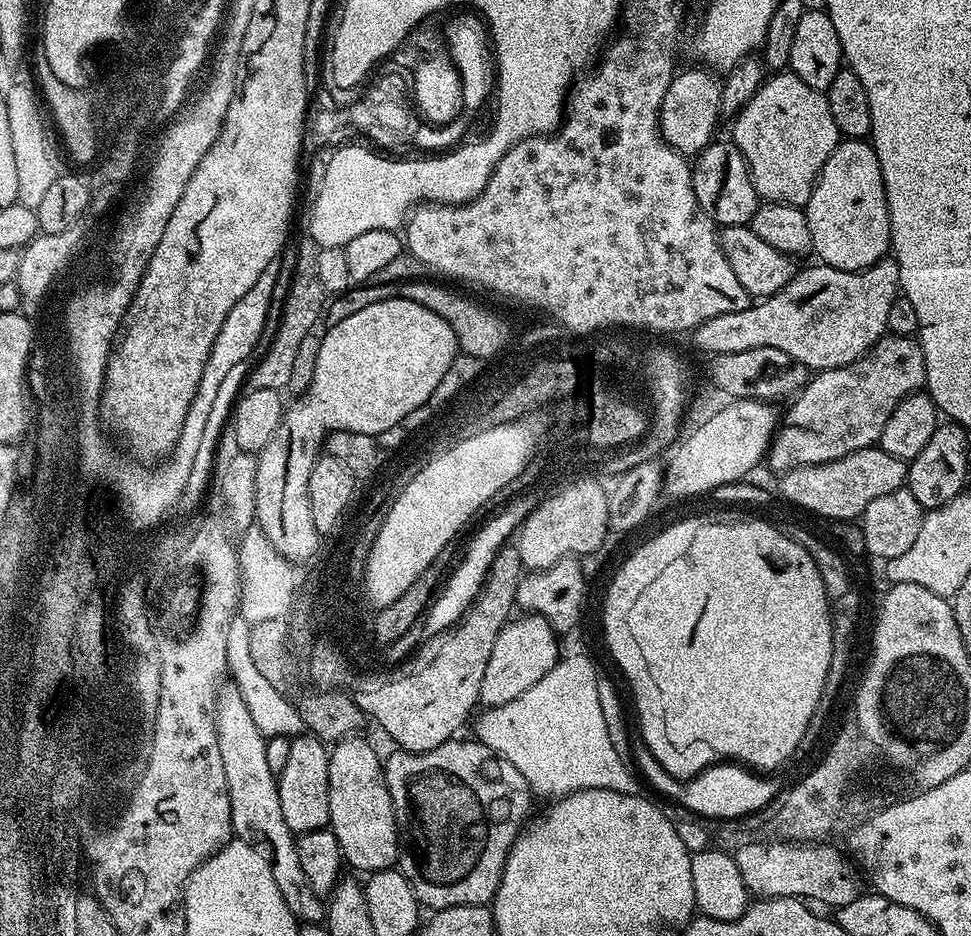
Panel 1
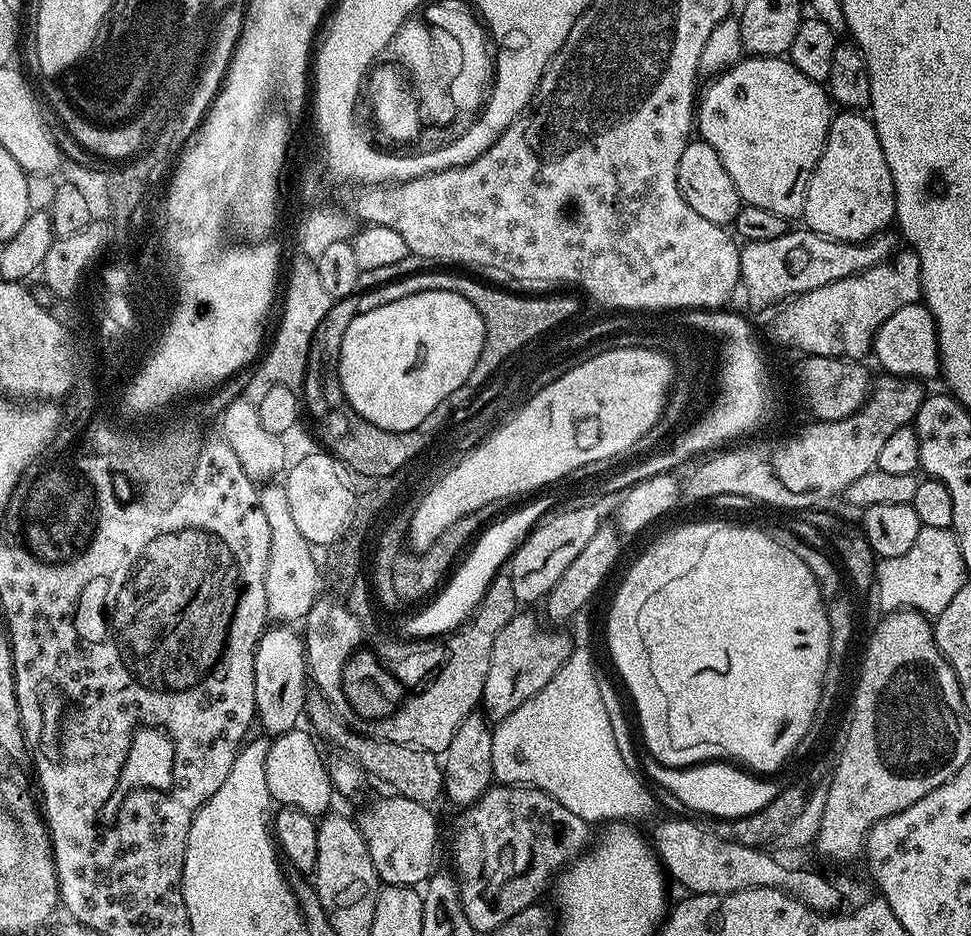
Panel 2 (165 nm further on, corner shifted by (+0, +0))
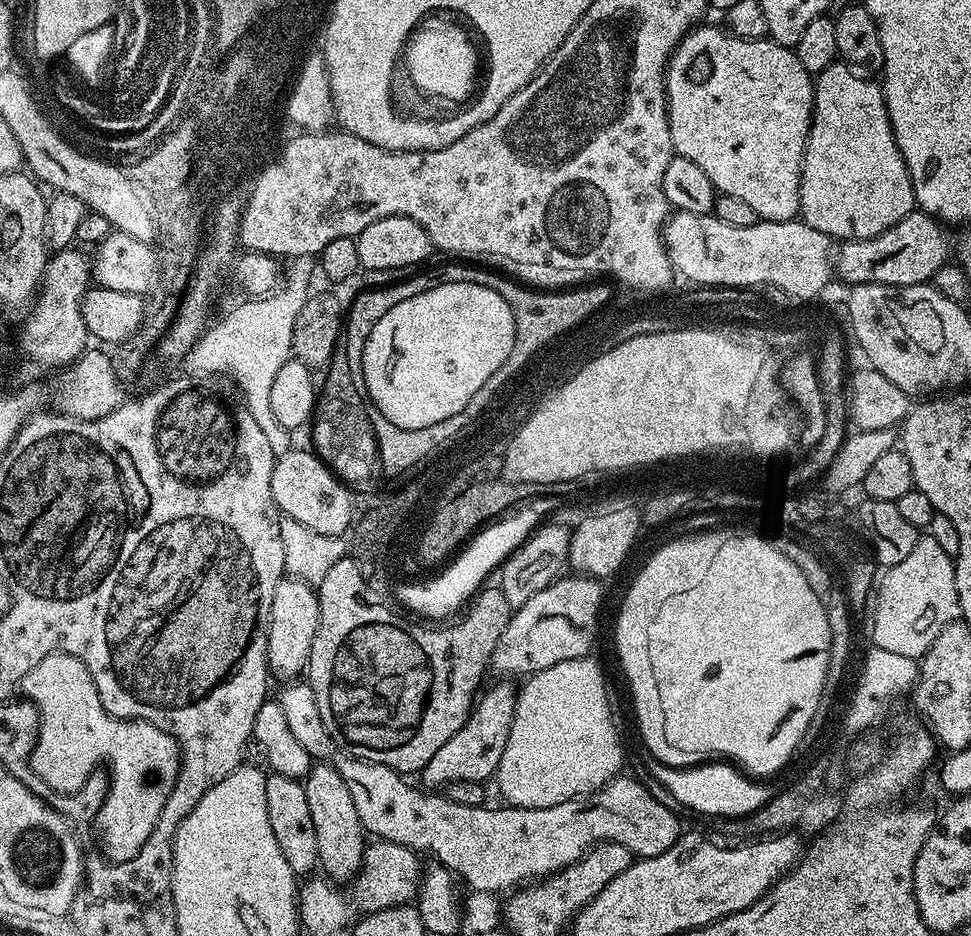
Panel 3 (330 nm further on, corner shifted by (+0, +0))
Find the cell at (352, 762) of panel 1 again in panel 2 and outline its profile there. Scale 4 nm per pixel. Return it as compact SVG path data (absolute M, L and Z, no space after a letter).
M388 794L385 800L376 800L358 817L360 832L364 836L366 846L370 850L370 858L374 862L374 870L378 870L381 881L385 885L403 884L420 886L433 875L432 863L436 860L436 839L440 832L436 829L436 816L427 804L419 804L405 796Z

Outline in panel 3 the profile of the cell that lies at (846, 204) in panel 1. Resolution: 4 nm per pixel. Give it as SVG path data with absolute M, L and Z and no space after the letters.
M843 62L814 76L812 124L800 175L800 216L836 242L874 238L906 218L916 202L890 126L884 89L864 76Z

